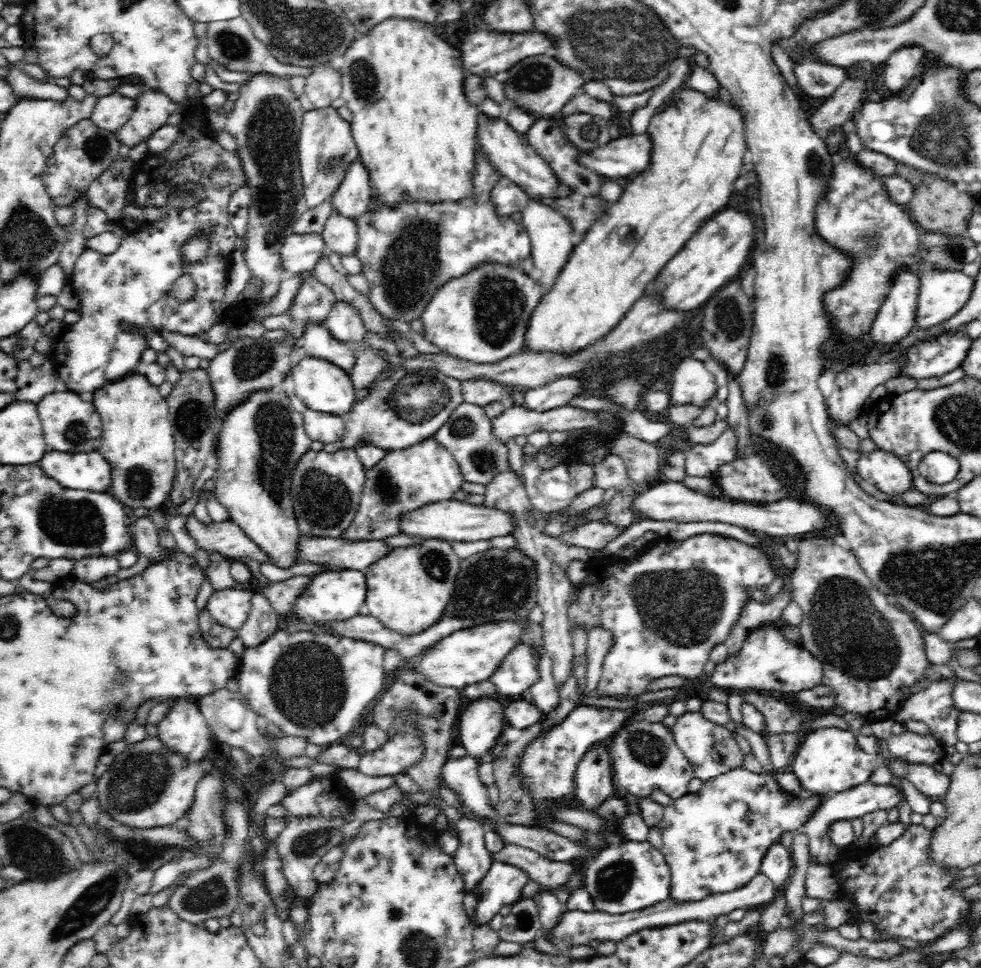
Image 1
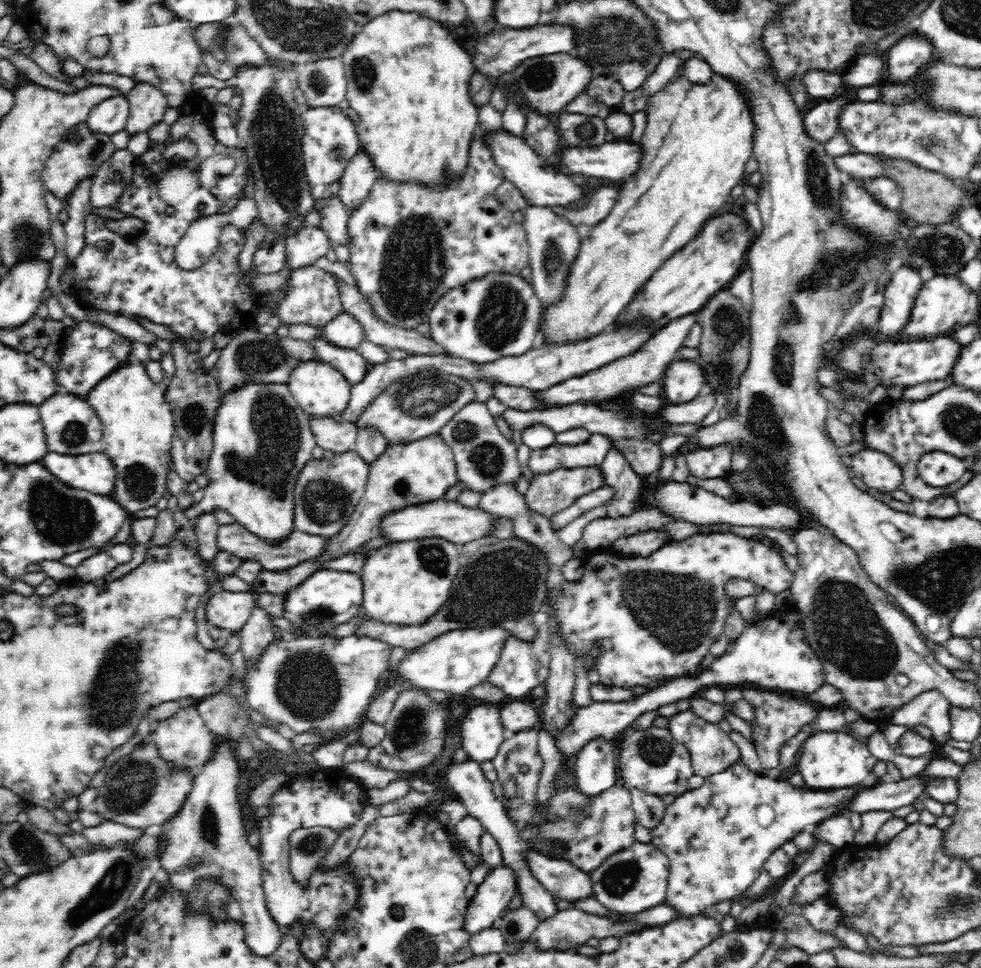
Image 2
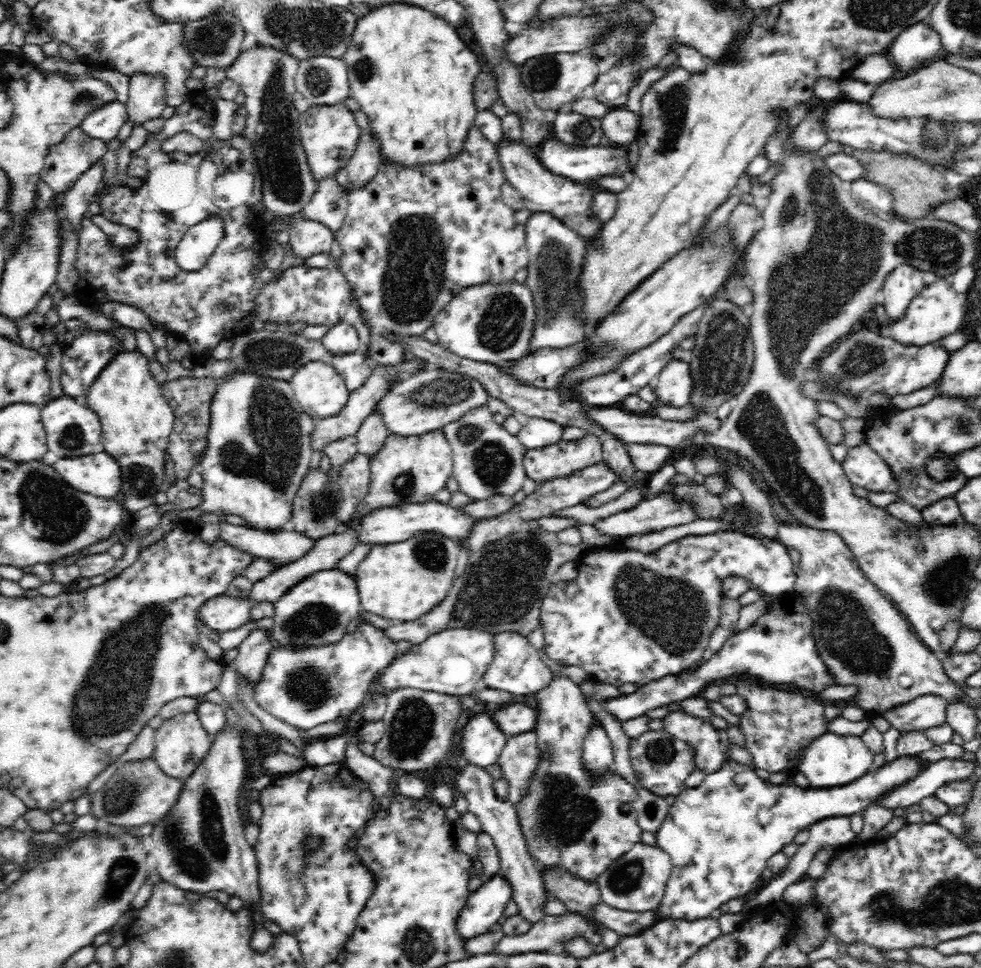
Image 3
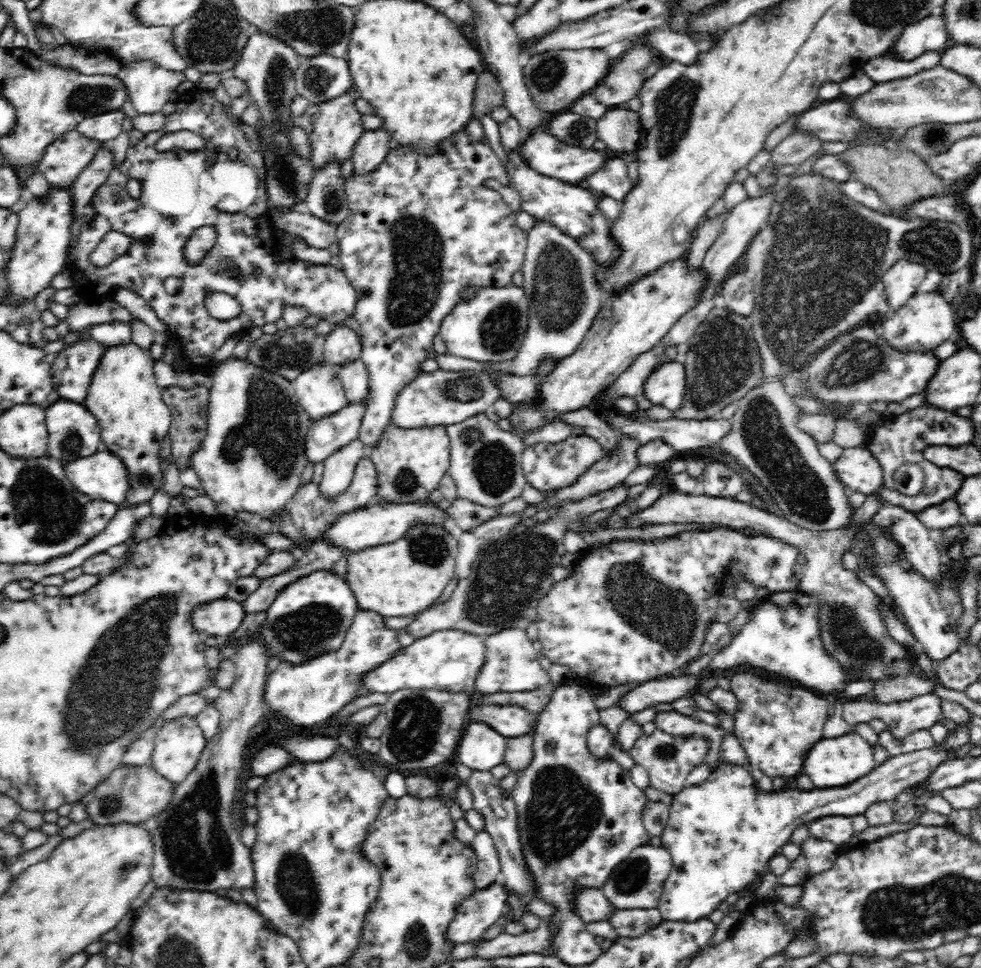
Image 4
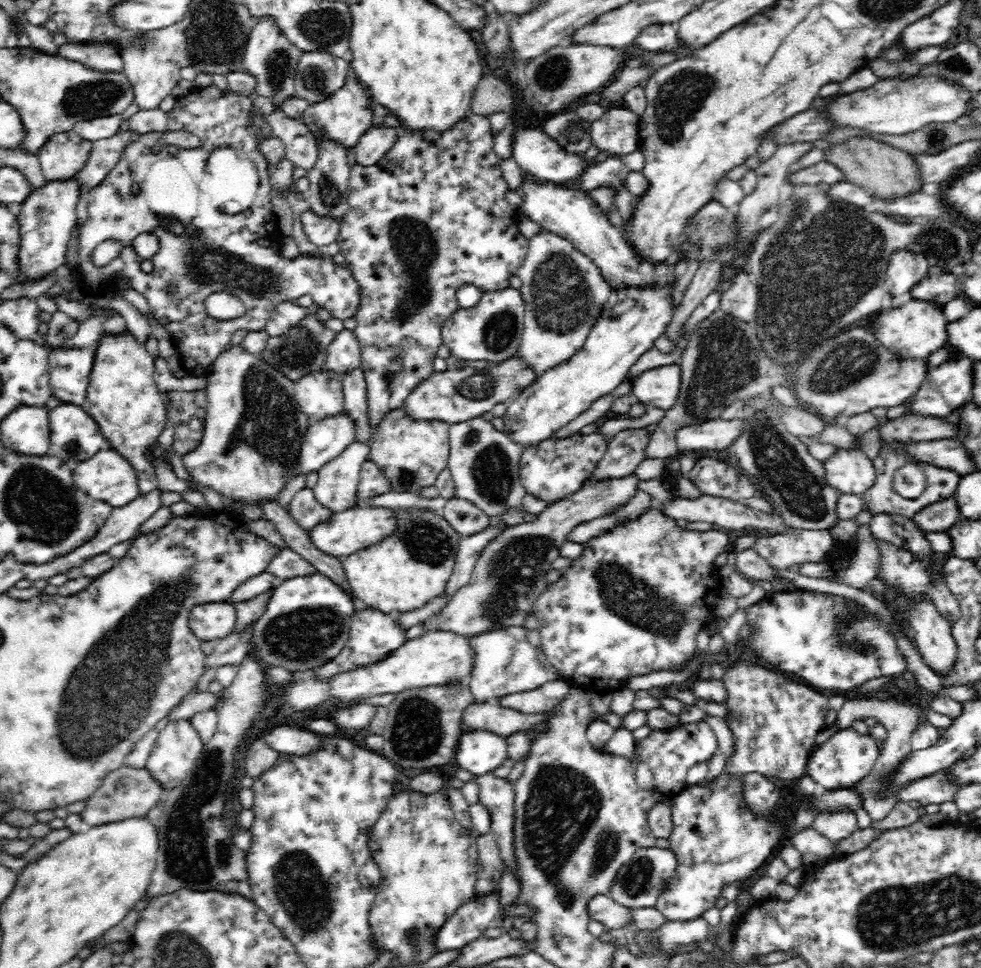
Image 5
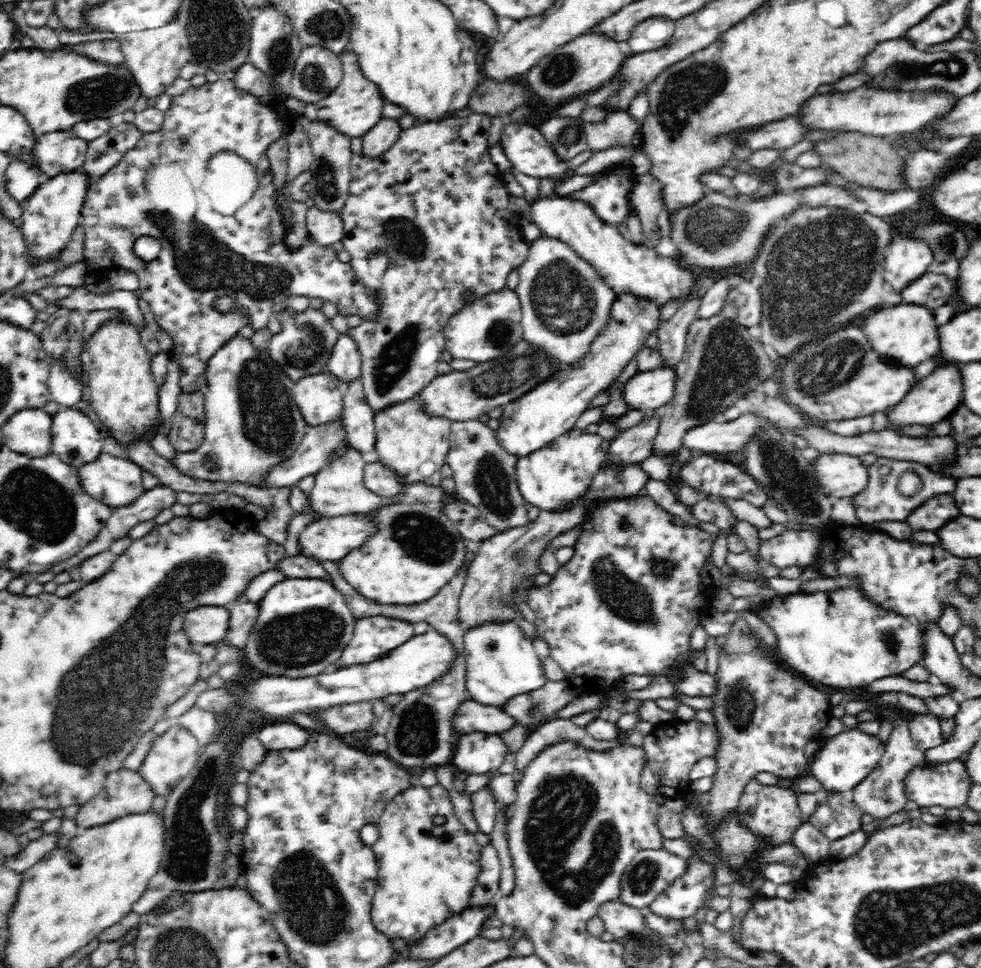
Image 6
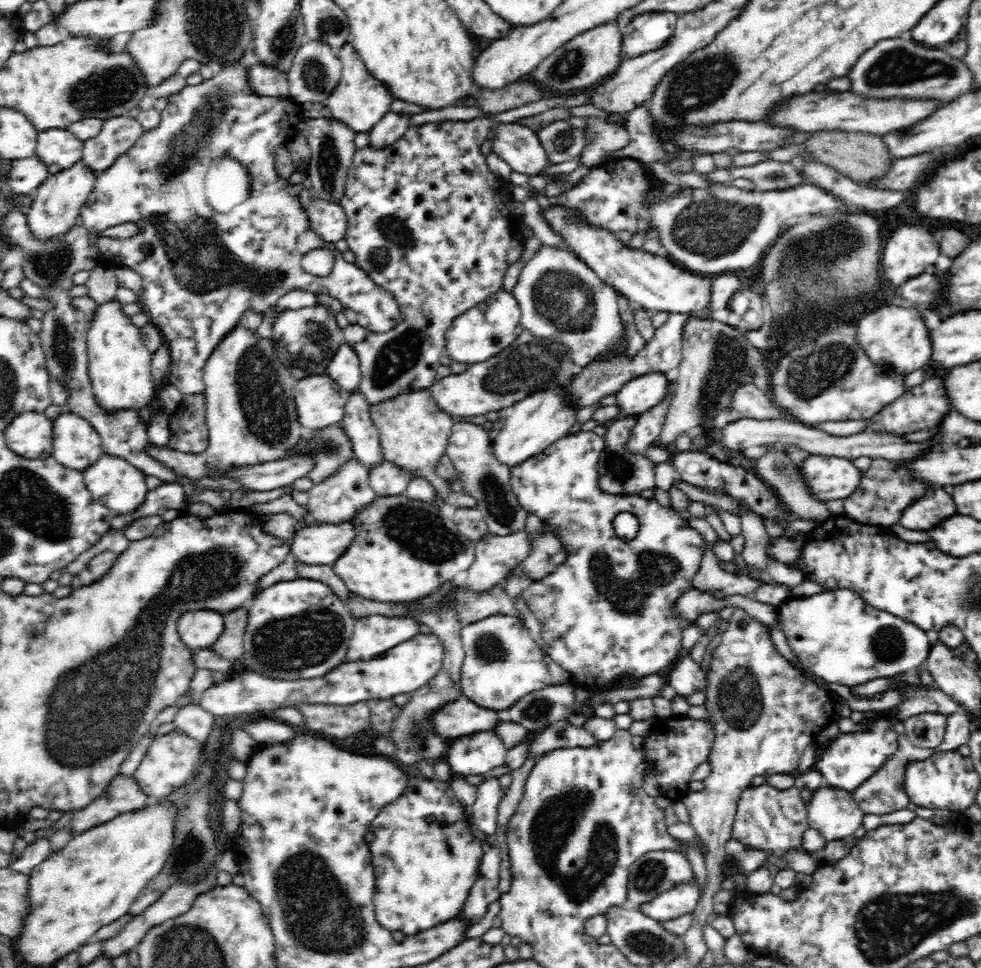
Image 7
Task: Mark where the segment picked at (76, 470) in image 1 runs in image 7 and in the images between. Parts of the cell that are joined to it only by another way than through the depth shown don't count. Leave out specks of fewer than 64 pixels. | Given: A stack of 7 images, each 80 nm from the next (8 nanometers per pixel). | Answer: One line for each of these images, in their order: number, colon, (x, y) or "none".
2: (93, 472)
3: (97, 474)
4: (102, 475)
5: (107, 476)
6: (116, 481)
7: (118, 484)

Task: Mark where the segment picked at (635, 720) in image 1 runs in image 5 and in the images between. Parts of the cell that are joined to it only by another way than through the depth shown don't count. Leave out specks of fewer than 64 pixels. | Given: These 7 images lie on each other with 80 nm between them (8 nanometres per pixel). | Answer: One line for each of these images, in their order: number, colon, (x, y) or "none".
2: (650, 760)
3: (661, 763)
4: (668, 759)
5: (669, 755)

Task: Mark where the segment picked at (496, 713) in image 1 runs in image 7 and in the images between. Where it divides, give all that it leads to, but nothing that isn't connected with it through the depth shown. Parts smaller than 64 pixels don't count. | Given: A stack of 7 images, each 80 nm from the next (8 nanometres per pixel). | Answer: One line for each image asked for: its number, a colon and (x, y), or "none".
2: (481, 730)
3: (482, 740)
4: (480, 747)
5: (480, 751)
6: (476, 753)
7: (478, 753)

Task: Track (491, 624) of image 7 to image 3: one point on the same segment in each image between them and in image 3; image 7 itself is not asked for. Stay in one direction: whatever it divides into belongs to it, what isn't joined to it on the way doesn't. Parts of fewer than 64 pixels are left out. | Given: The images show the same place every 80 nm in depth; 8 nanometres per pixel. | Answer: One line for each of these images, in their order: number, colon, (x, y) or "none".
3: (518, 668)
4: (513, 665)
5: (507, 663)
6: (500, 662)

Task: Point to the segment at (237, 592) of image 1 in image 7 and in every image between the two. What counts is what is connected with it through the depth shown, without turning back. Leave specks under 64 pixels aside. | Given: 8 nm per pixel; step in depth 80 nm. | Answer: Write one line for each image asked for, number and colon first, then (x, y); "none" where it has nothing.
2: (229, 610)
3: (221, 613)
4: (221, 618)
5: (215, 620)
6: (204, 625)
7: (199, 629)

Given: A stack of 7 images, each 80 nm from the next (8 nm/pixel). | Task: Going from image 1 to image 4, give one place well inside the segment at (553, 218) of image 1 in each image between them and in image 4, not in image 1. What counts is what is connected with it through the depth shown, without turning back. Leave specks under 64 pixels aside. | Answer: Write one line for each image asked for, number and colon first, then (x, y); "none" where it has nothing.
2: (553, 241)
3: (555, 250)
4: (560, 276)

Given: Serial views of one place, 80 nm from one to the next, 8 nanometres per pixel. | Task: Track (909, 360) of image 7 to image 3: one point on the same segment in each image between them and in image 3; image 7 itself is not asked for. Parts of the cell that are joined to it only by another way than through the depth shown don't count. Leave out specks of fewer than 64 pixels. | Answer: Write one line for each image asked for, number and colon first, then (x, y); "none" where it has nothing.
3: (937, 311)
4: (928, 319)
5: (915, 330)
6: (907, 334)

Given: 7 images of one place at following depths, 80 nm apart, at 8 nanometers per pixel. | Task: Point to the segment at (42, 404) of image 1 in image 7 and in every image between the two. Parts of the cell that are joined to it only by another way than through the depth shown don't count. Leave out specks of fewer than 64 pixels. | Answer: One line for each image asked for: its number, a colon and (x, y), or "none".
2: (71, 425)
3: (73, 429)
4: (74, 432)
5: (74, 435)
6: (76, 438)
7: (76, 443)

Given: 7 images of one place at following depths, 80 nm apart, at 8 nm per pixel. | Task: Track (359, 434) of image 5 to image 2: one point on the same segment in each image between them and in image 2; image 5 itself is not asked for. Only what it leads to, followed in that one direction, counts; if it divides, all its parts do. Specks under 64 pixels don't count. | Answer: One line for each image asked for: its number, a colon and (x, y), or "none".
2: (348, 361)
3: (354, 367)
4: (354, 375)

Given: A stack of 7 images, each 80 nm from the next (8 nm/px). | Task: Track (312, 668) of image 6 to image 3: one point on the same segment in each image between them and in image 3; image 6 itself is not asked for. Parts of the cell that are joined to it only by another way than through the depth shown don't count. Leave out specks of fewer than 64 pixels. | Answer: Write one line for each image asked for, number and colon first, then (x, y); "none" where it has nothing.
3: (318, 610)
4: (312, 615)
5: (307, 622)

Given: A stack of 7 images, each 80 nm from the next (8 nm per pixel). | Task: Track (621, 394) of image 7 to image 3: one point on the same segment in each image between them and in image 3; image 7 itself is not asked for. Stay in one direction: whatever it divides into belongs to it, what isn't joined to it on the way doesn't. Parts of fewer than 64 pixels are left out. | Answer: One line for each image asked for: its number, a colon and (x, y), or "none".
3: (675, 385)
4: (667, 386)
5: (660, 387)
6: (649, 390)

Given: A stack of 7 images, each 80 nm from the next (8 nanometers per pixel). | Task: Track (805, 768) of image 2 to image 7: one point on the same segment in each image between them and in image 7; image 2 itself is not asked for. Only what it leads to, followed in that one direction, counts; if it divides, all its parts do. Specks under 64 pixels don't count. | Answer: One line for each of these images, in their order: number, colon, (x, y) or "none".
3: (830, 760)
4: (831, 762)
5: (842, 761)
6: (843, 760)
7: (846, 761)

